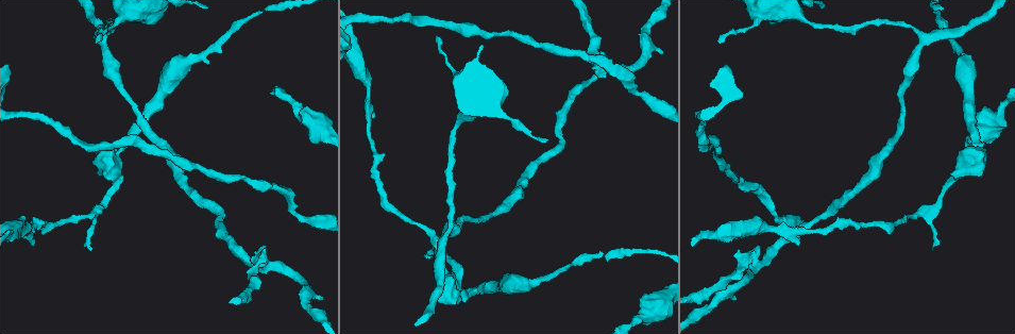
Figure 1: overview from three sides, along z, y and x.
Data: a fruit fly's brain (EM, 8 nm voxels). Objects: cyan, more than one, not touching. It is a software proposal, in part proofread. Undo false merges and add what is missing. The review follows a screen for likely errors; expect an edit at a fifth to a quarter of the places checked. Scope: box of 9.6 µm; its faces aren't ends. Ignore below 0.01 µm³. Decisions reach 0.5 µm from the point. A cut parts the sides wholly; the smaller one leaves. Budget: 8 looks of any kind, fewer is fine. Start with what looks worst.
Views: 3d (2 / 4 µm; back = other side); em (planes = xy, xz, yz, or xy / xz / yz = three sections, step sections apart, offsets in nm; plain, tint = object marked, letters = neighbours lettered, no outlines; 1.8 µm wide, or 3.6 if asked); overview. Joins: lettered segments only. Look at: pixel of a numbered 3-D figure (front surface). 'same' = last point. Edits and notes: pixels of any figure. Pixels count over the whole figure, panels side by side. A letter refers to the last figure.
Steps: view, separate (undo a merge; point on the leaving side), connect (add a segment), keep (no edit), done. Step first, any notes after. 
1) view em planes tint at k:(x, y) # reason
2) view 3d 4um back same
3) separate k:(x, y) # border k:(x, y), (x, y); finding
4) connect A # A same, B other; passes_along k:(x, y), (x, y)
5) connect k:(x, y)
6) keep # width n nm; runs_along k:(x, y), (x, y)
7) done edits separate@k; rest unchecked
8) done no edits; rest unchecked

view 3d 4um at 1:(718, 41) # thin end

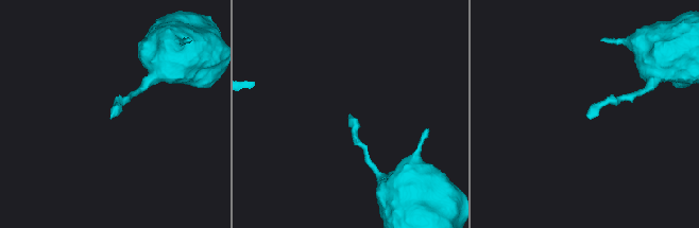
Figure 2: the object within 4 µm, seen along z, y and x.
view em planes letters at 2:(348, 115) # need the tissue

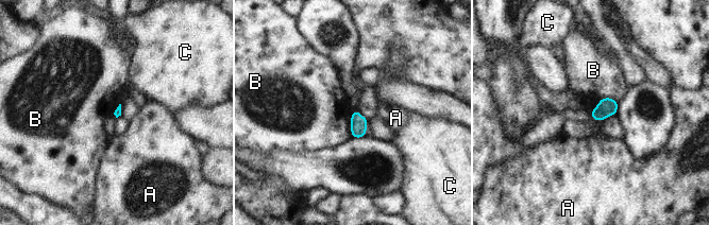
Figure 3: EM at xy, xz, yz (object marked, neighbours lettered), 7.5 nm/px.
keep # A other, B other, C other; no lettered segment goes on from it

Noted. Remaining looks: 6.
view 3d 2um back at 1:(602, 70) # three-way junction

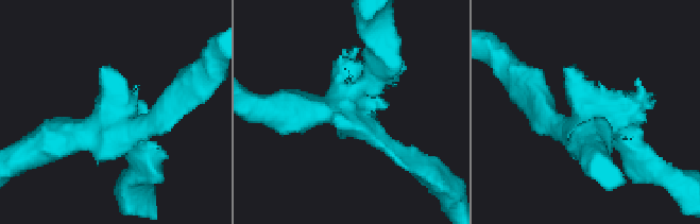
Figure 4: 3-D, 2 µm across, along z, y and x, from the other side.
view em planes plain at 4:(355, 113)

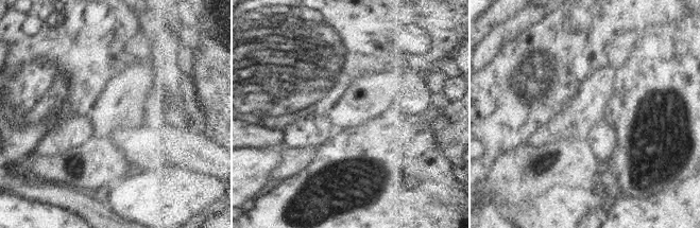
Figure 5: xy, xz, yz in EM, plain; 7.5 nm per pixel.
view em planes letters same # see the neighbours

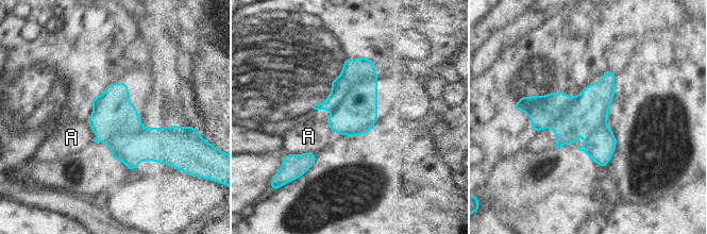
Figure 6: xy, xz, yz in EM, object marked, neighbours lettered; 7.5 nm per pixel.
separate 6:(113, 113) # width 360 nm; A other; border 6:(141, 128), (107, 144); two cells meet here

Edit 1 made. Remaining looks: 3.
view em planes letters at 1:(93, 249) # tapers out

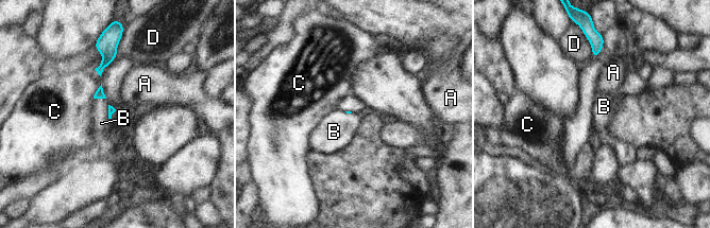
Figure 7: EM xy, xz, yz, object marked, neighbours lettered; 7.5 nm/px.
connect B # A other, B same, C other, D other; the cell continues

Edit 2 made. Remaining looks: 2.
done edits separate@6, connect@7; rest unchecked

